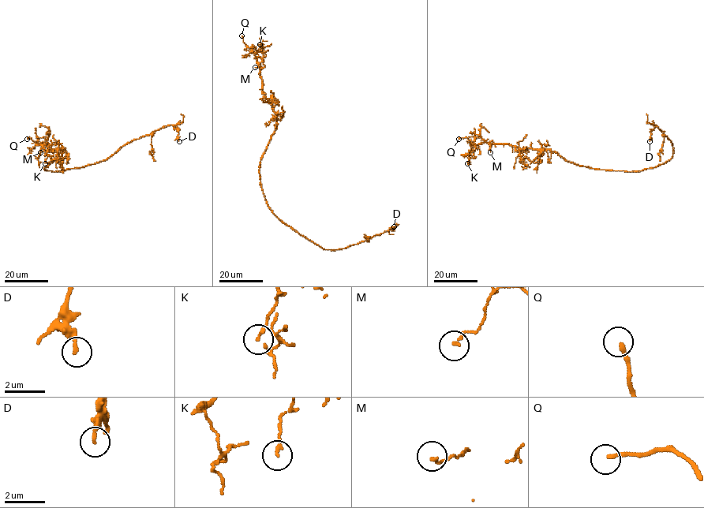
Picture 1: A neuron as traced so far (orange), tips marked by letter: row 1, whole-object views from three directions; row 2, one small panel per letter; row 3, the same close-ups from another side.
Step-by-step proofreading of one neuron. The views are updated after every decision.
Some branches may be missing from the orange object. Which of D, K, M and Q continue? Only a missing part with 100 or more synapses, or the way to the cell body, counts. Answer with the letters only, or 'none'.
Q

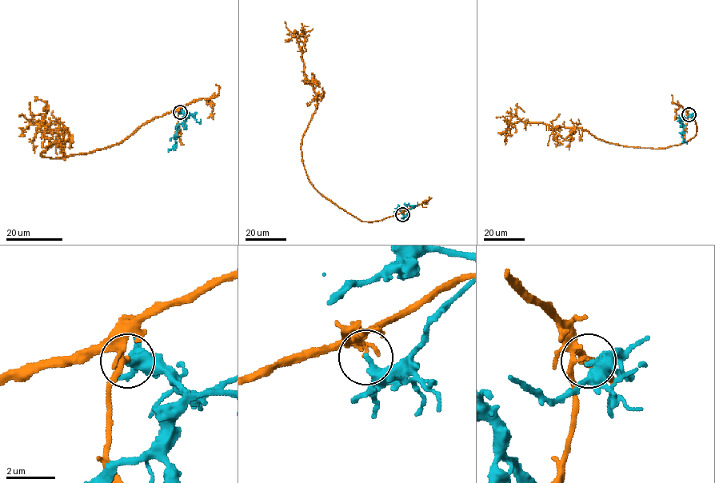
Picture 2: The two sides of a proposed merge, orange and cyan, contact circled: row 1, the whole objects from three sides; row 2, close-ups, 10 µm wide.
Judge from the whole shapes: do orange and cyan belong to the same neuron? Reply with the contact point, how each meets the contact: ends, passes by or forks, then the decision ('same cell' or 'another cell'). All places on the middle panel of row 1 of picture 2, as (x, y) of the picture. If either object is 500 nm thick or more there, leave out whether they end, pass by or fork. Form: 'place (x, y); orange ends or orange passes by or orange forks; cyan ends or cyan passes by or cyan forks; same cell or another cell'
place (402, 214); orange passes by; cyan ends; another cell

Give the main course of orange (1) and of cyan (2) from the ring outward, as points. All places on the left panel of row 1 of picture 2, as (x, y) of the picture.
1: (180, 112), (147, 121), (115, 145), (64, 157), (41, 154), (63, 130), (37, 121), (34, 153)
2: (180, 112), (189, 116), (193, 113), (178, 125), (175, 145), (168, 151)

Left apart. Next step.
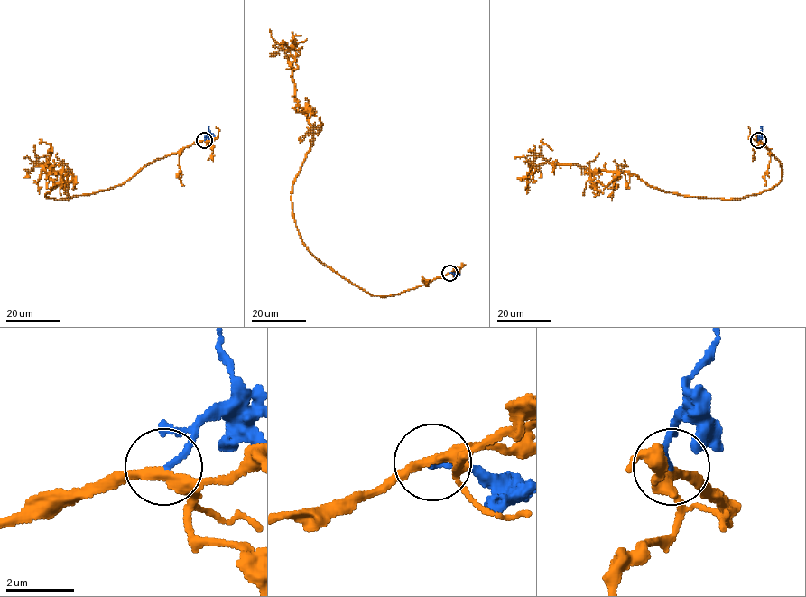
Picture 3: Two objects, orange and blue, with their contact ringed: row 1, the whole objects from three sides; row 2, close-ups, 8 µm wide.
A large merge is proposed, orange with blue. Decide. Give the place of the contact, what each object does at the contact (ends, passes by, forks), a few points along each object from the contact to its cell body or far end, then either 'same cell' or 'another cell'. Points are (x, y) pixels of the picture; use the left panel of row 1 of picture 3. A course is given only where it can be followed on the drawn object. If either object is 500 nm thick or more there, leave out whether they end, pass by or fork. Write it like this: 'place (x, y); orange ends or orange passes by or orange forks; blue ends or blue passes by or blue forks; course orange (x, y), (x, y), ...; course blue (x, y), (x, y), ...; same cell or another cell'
place (204, 140); orange passes by; blue ends; course orange (204, 140), (149, 163), (117, 186), (68, 198), (45, 195), (67, 172), (42, 163), (36, 182), (39, 194); course blue (204, 140), (209, 134), (208, 126); same cell

